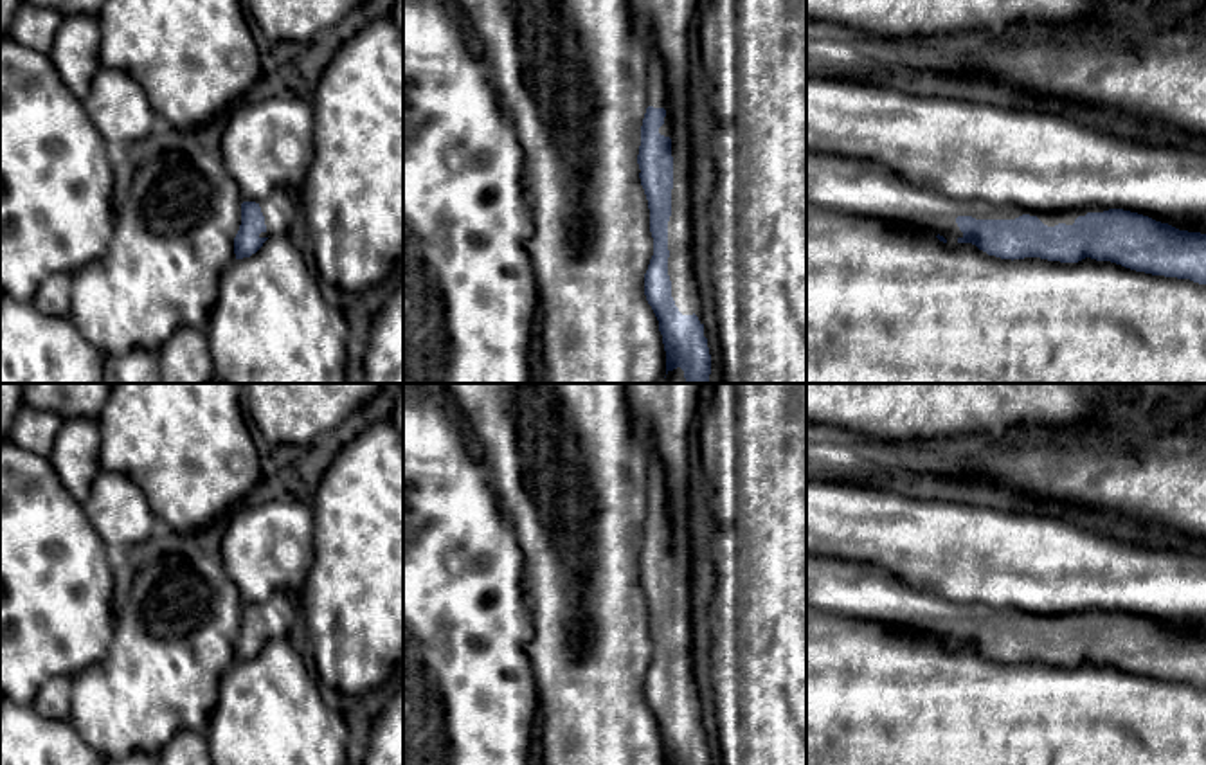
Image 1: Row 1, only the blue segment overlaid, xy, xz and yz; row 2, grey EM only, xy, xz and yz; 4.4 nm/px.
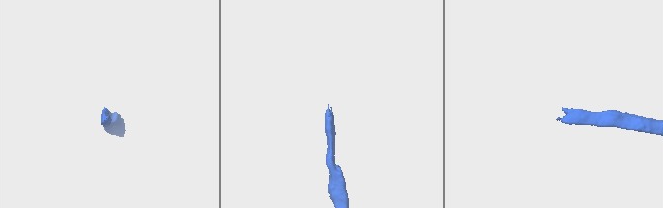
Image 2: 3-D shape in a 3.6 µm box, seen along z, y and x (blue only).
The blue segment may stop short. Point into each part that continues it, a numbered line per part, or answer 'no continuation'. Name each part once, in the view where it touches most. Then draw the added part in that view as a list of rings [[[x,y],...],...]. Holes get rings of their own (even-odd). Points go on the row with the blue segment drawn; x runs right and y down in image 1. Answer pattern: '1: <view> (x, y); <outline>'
1: xz (683, 134); [[[646,31],[641,36],[648,50],[646,67],[646,108],[664,108],[664,124],[659,133],[671,139],[673,157],[673,189],[671,216],[668,221],[668,275],[671,281],[671,297],[682,315],[697,315],[704,324],[700,293],[691,252],[691,166],[698,144],[697,126],[688,121],[688,112],[675,112],[670,104],[670,88],[661,56],[655,52]]]

